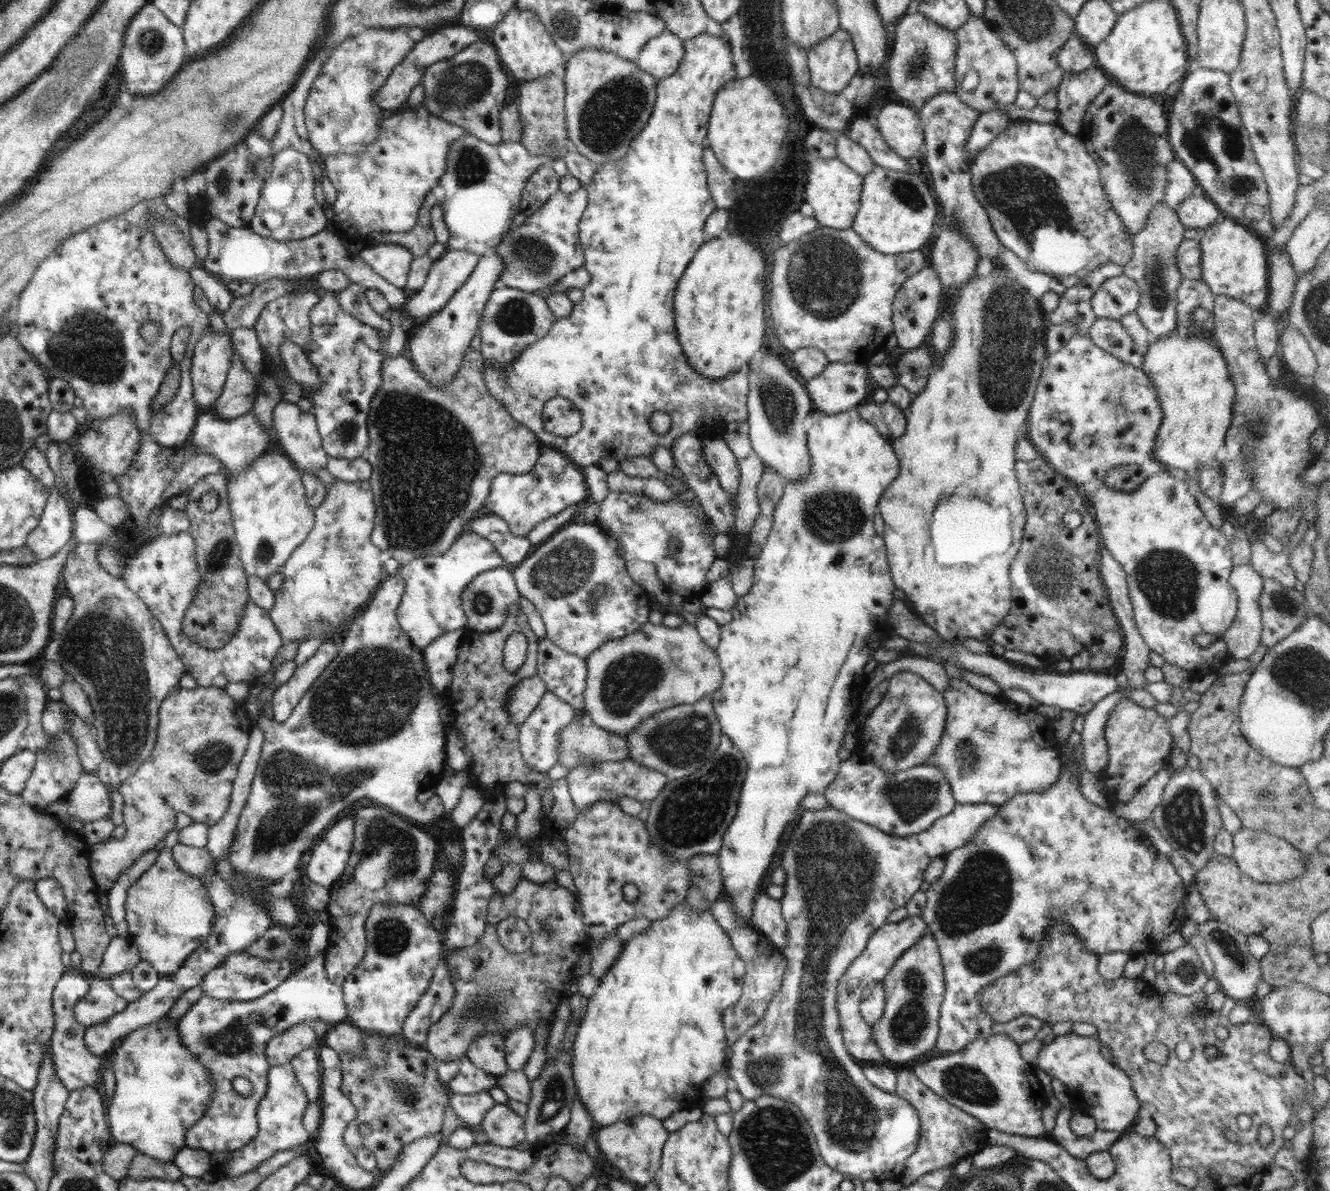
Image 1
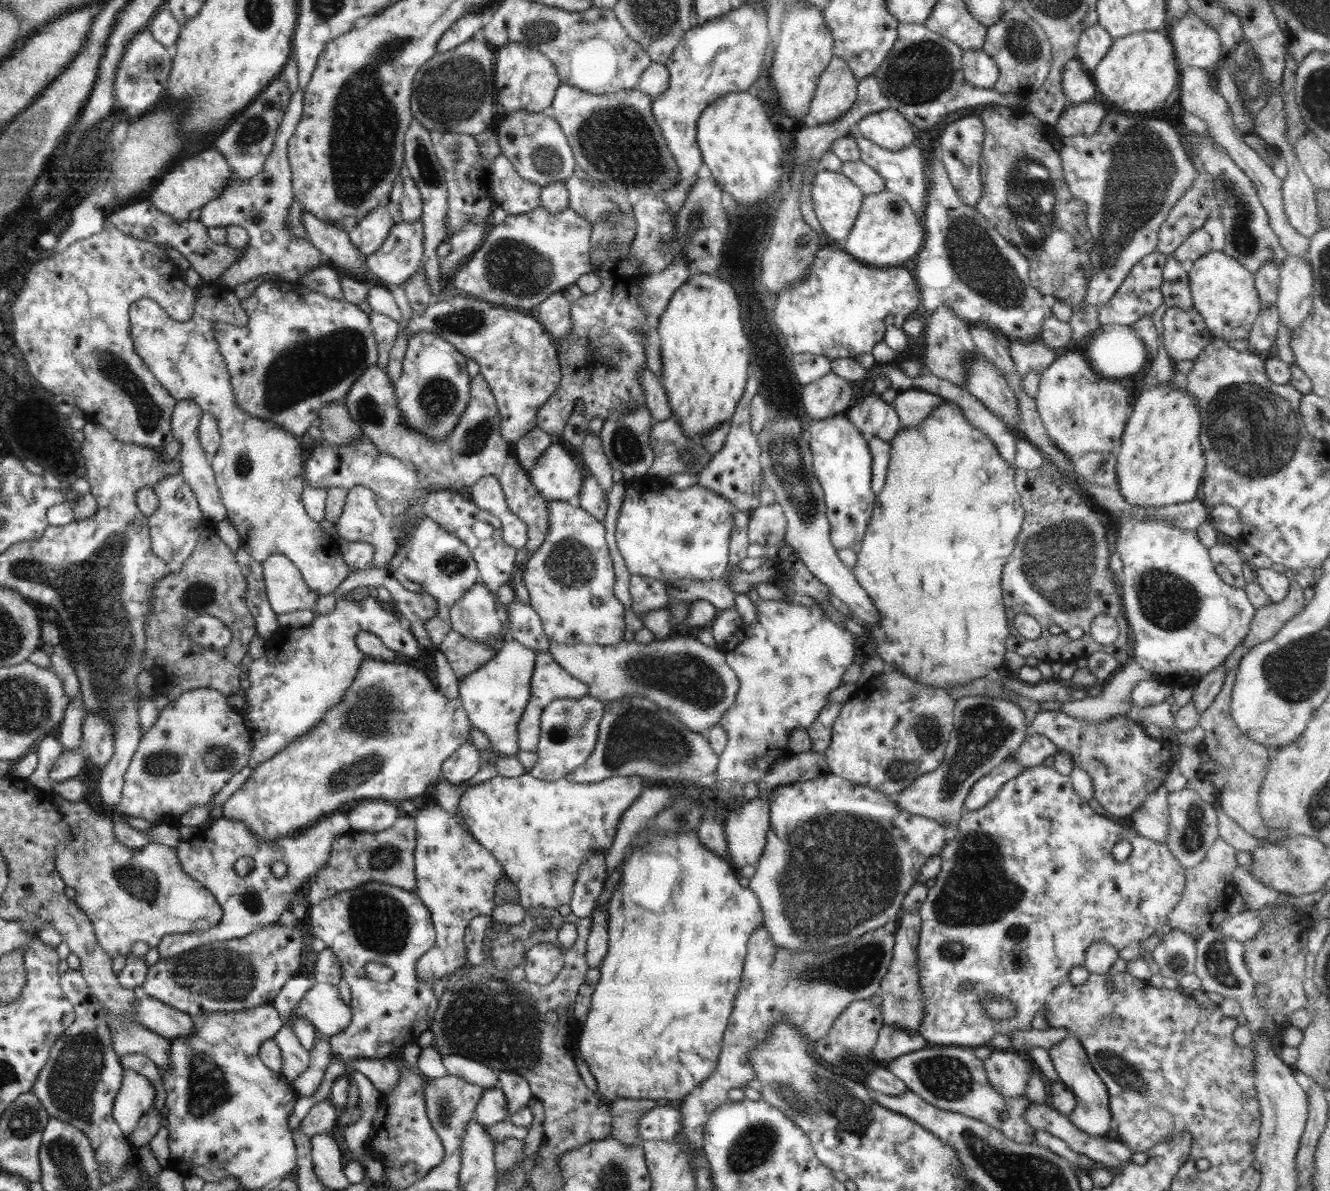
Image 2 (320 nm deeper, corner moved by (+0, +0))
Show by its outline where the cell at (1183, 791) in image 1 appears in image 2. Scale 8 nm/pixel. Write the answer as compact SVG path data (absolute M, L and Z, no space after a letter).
M1188 786L1179 791L1169 792L1167 799L1169 809L1166 844L1184 868L1195 867L1204 860L1206 851L1219 837L1218 818L1214 805L1206 802Z

